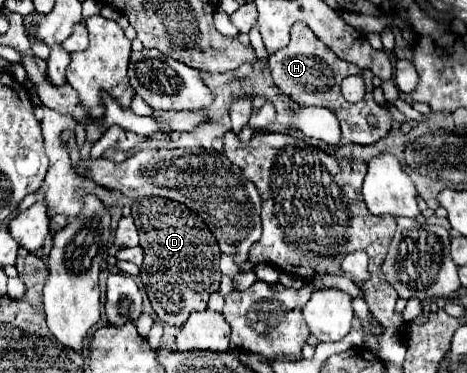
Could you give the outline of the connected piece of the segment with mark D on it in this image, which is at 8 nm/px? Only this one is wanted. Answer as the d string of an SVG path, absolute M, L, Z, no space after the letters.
M157 196L143 198L133 204L131 216L139 230L141 248L145 252L139 276L157 320L171 326L183 326L193 310L207 308L209 292L195 288L213 288L213 292L219 290L219 246L211 230L205 228L203 220L179 202Z

